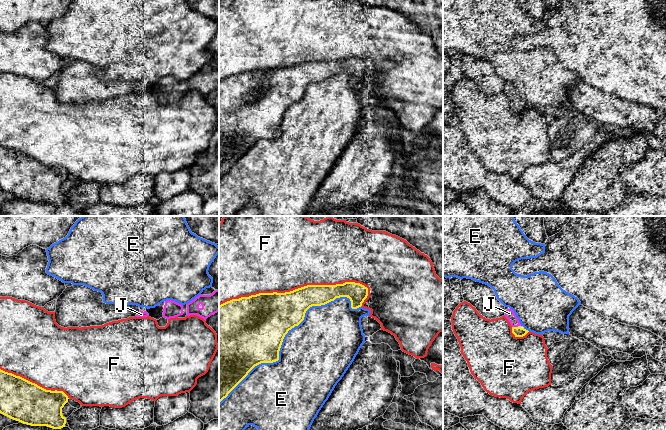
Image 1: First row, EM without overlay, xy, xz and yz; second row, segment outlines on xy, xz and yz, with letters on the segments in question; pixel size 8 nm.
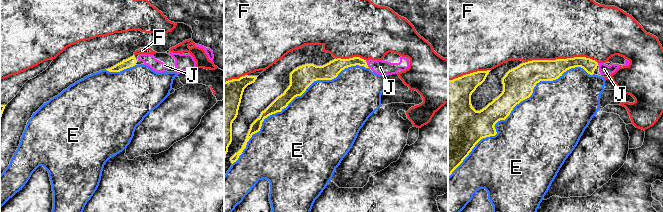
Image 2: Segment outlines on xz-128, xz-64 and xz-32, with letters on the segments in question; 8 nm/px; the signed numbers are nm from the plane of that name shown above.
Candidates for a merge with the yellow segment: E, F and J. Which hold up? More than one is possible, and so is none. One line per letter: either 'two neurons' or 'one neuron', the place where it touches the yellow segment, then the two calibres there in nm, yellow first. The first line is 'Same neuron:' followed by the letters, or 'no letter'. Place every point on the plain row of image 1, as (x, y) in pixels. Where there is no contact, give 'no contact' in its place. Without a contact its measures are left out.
Same neuron: J
E: two neurons | xz (287, 108) | 480/480 nm
F: two neurons | xz (293, 66) | 360/500 nm
J: one neuron | yz (515, 103) | 80/80 nm

